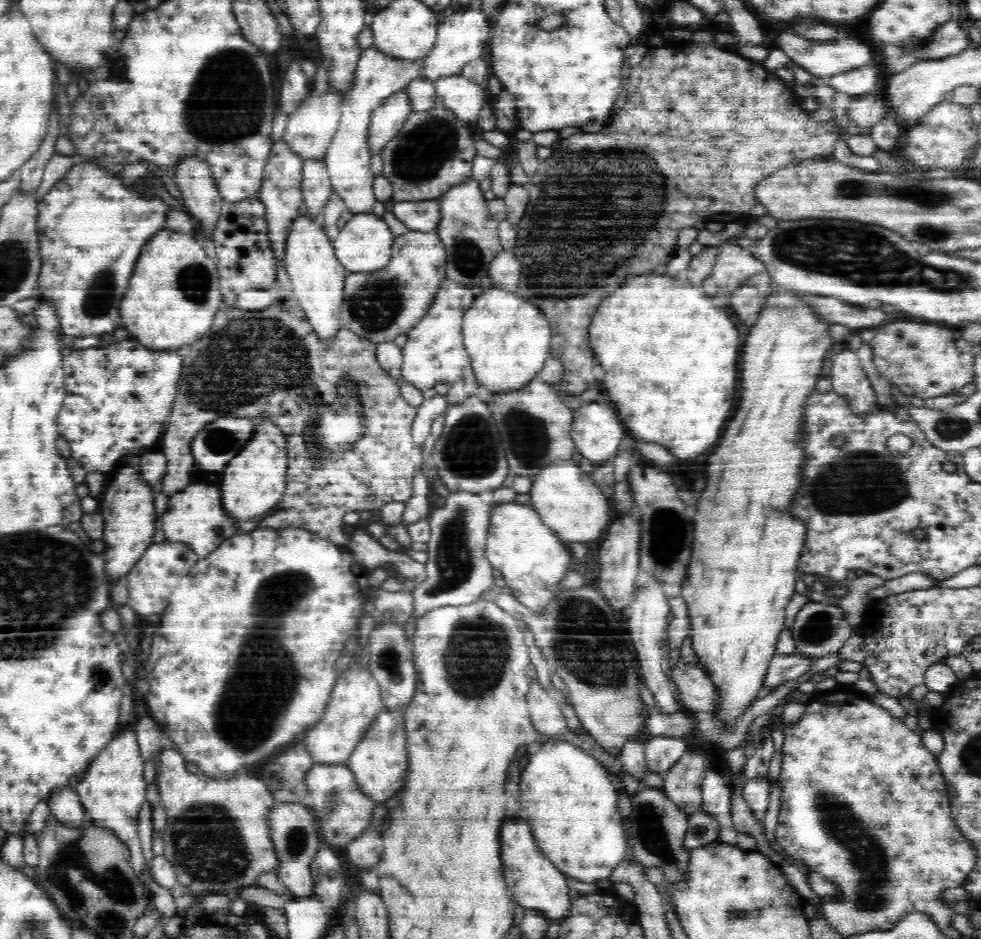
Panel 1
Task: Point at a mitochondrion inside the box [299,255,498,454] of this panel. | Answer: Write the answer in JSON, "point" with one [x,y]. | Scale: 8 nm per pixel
{"point":[374,305]}

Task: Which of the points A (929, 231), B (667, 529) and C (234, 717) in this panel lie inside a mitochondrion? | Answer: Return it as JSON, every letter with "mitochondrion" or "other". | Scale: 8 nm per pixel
{"A":"mitochondrion","B":"mitochondrion","C":"mitochondrion"}

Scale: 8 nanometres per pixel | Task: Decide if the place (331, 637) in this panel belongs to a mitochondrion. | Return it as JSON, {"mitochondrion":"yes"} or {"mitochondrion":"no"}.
{"mitochondrion":"no"}

